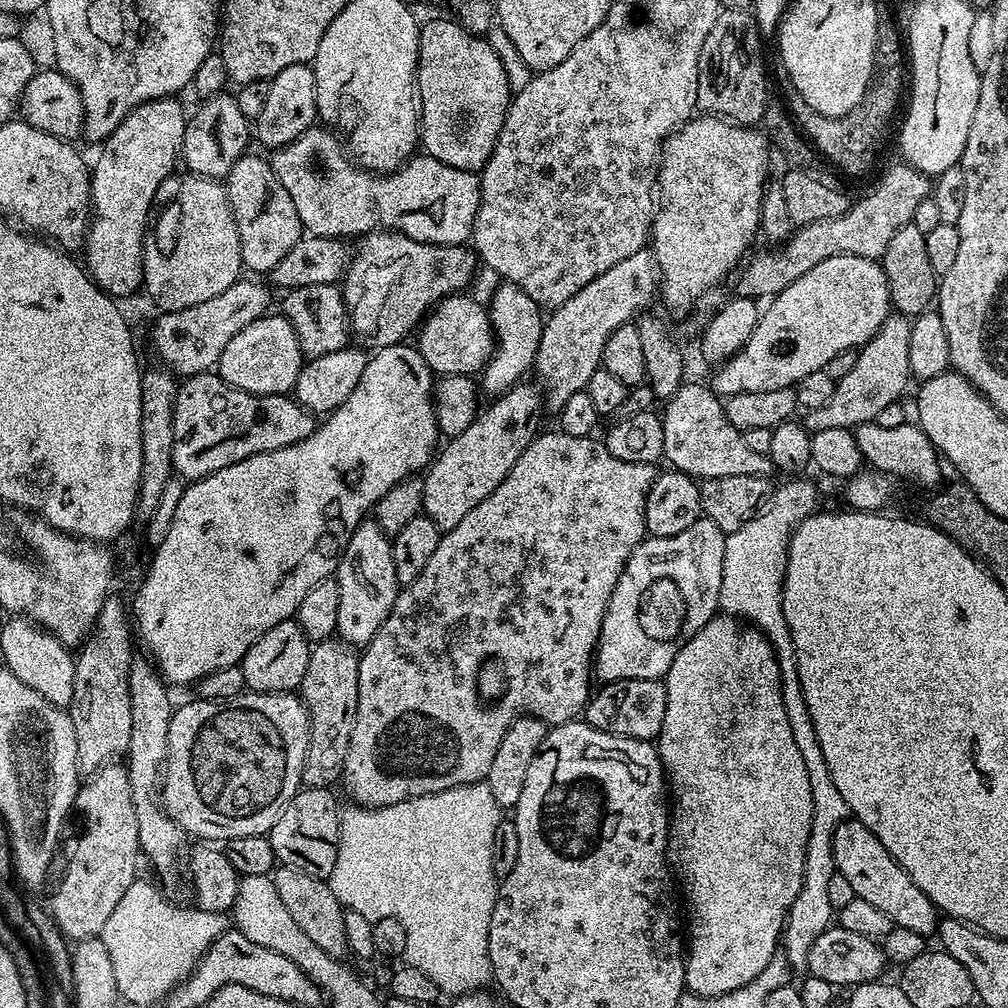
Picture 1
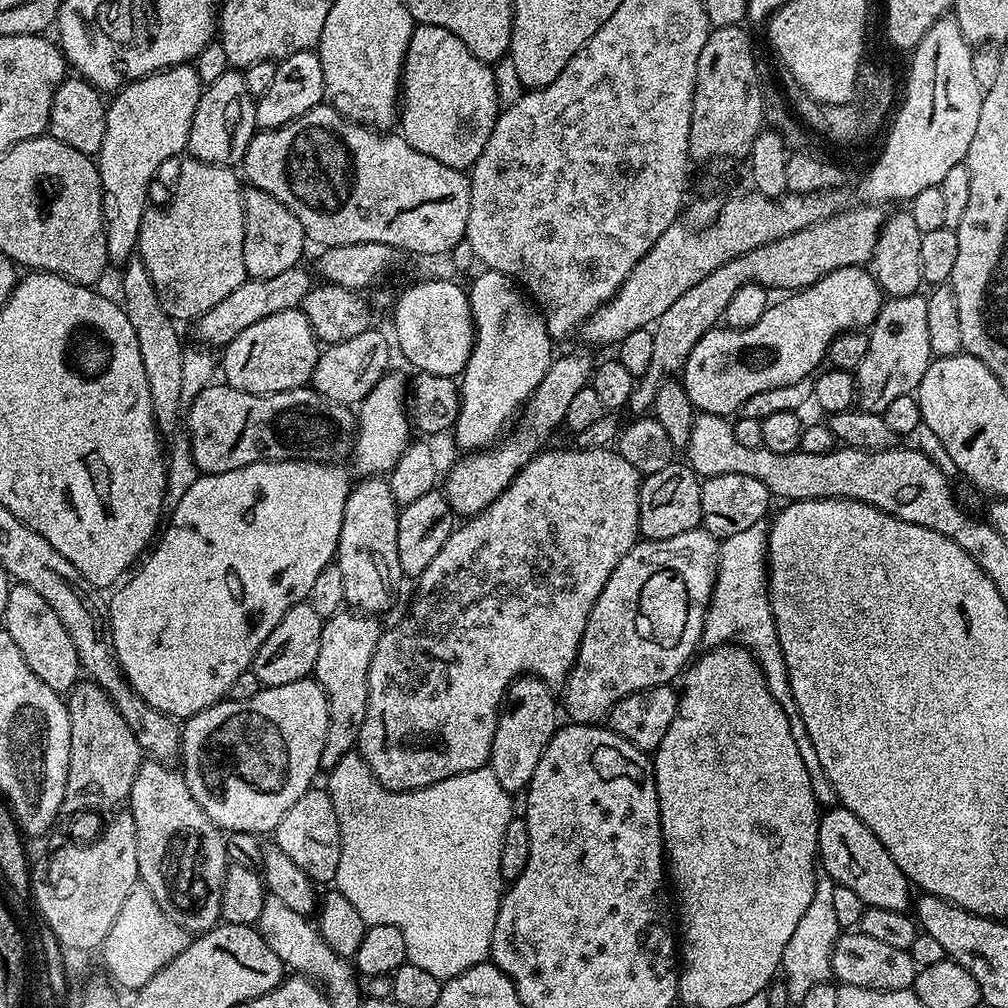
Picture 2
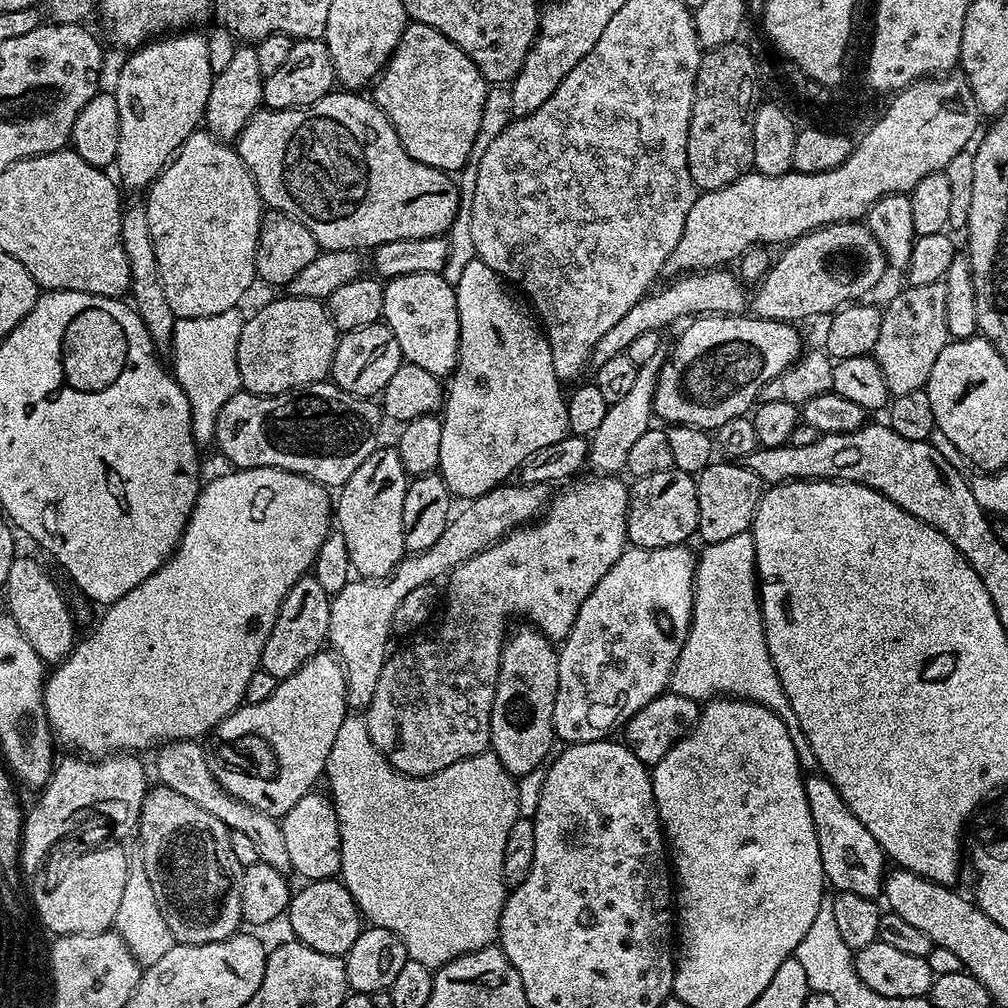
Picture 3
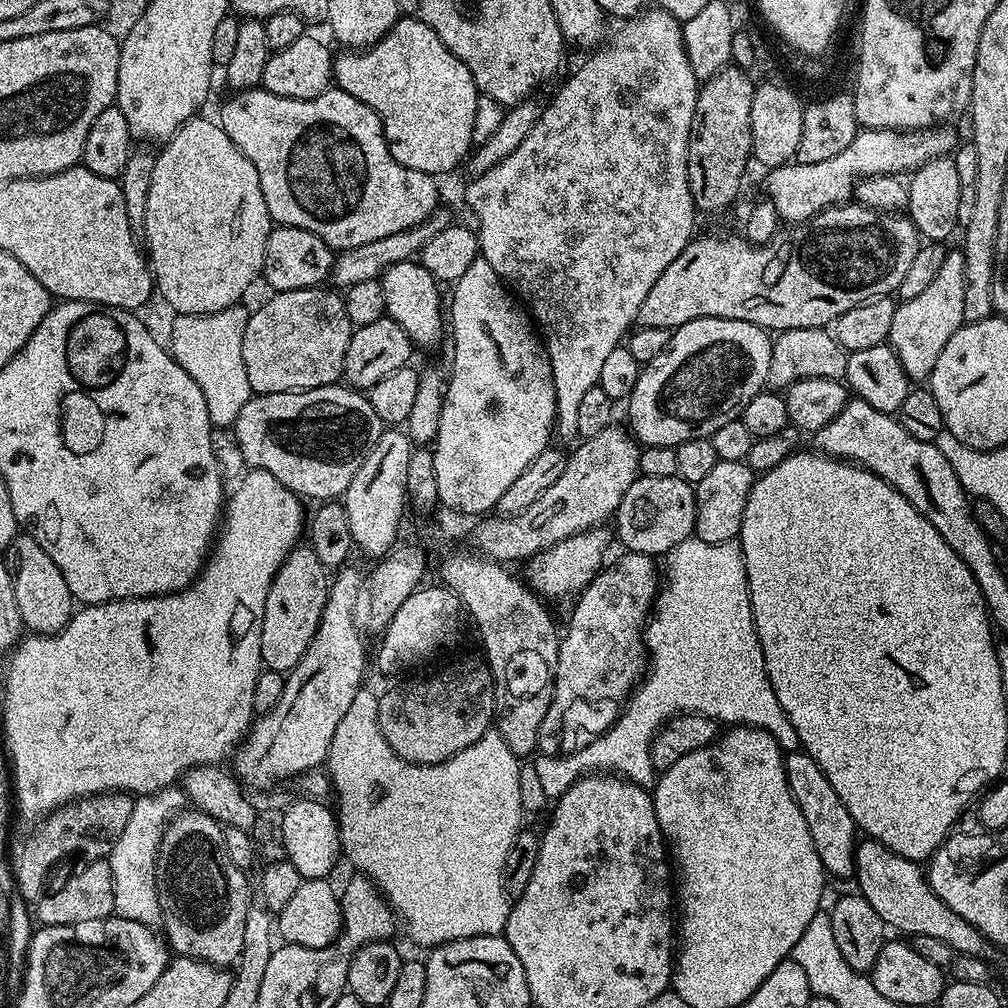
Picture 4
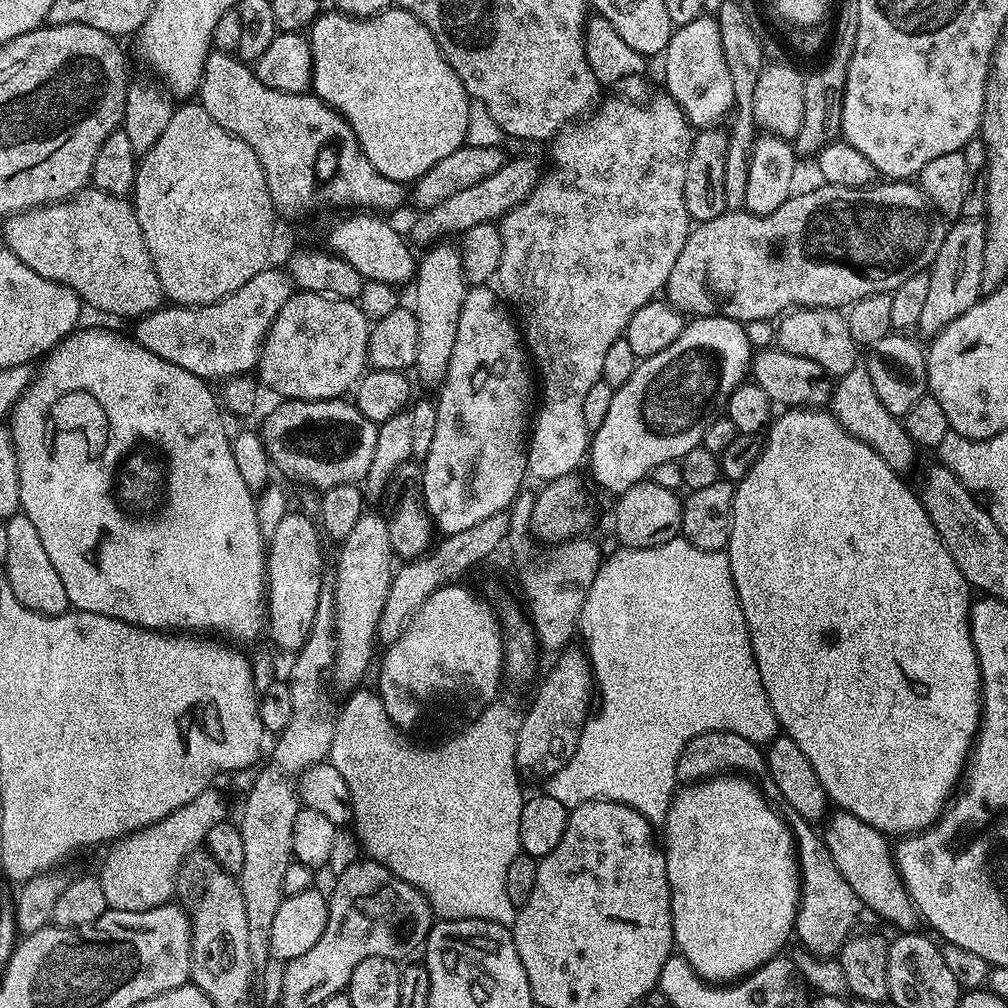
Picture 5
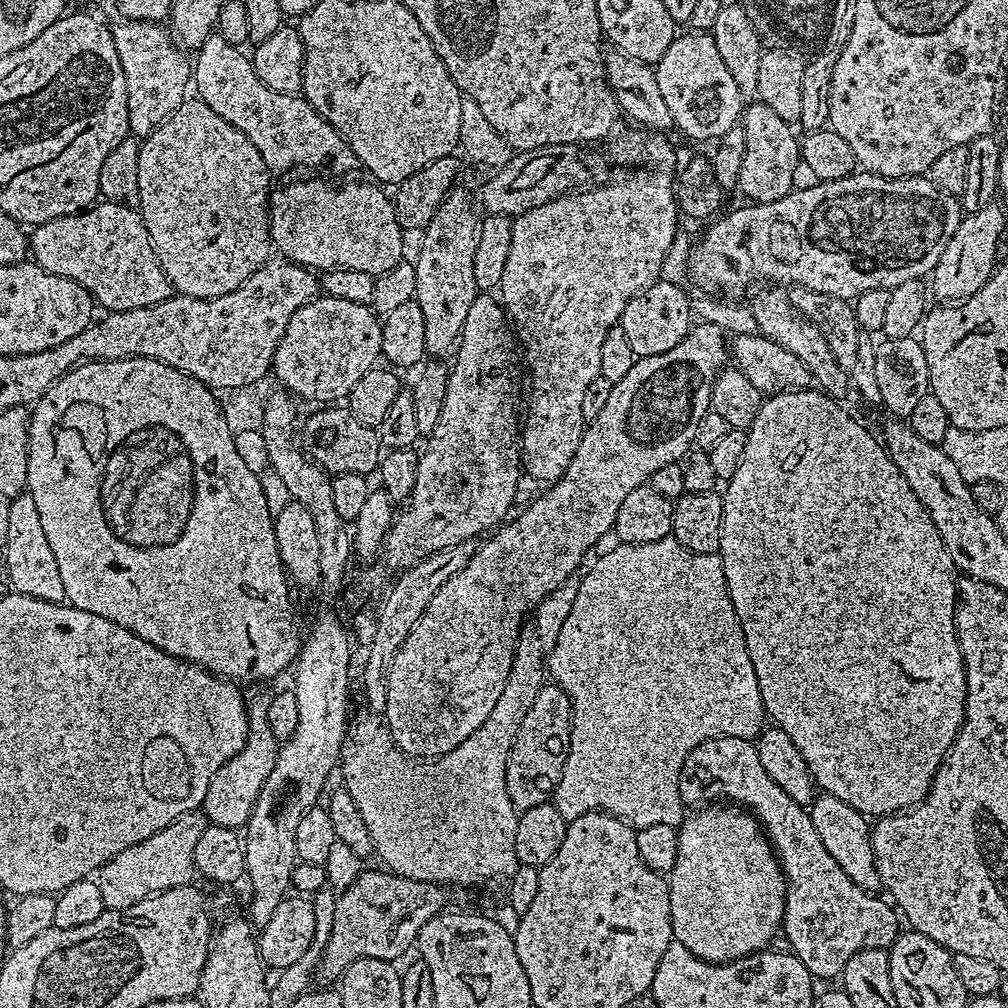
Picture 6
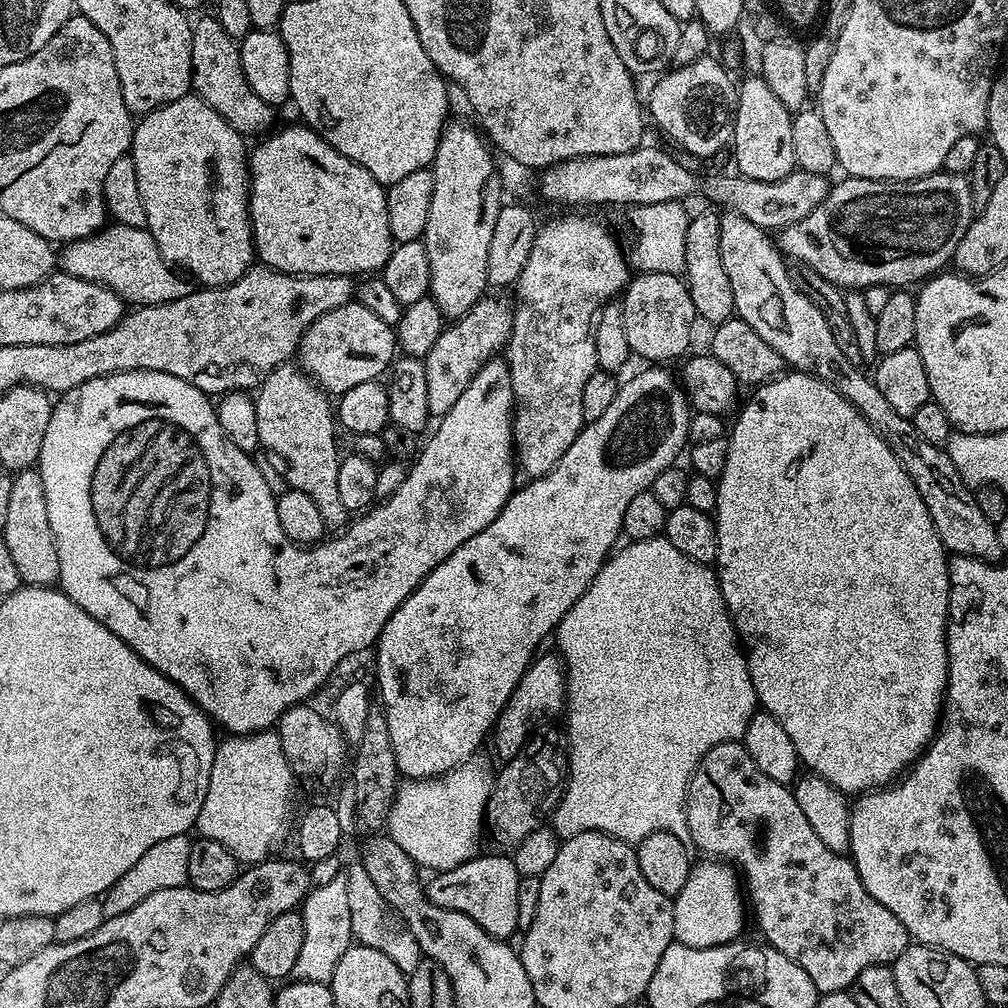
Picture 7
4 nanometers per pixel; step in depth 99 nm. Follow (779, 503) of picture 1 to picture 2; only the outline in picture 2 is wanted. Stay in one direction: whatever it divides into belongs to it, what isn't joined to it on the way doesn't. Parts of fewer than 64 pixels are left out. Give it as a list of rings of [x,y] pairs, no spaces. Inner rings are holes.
[[[761,522],[734,534],[734,538],[722,541],[720,561],[716,567],[716,584],[712,588],[712,600],[704,619],[702,640],[708,646],[739,644],[741,648],[747,648],[751,652],[764,671],[770,694],[774,694],[774,702],[782,706],[790,722],[790,734],[794,734],[794,746],[798,746],[798,754],[802,754],[802,762],[806,762],[806,770],[810,774],[810,790],[814,790],[817,805],[832,806],[837,803],[836,791],[834,786],[830,786],[822,770],[822,762],[818,762],[814,742],[810,742],[810,734],[806,734],[806,722],[802,722],[802,714],[798,714],[798,702],[794,702],[794,690],[790,690],[786,658],[782,658],[782,646],[778,642],[772,597],[768,591],[768,529],[769,525]],[[817,875],[816,893],[810,898],[810,906],[806,914],[798,922],[790,942],[786,942],[786,950],[780,959],[782,976],[785,976],[792,984],[807,986],[809,984],[823,984],[833,979],[832,975],[832,943],[837,936],[841,935],[841,928],[838,926],[838,918],[834,914],[834,885],[829,876]]]

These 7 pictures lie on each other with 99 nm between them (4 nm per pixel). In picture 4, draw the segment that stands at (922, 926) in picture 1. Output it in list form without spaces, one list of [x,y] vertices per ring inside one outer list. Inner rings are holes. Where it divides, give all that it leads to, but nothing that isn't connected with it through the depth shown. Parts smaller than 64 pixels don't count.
[[[792,750],[784,757],[786,766],[786,782],[790,786],[790,794],[794,794],[794,802],[798,802],[798,810],[802,810],[802,818],[806,818],[806,826],[810,826],[810,838],[814,838],[814,850],[822,862],[825,873],[832,876],[851,877],[856,870],[856,845],[858,829],[850,818],[846,806],[842,806],[842,798],[834,794],[834,786],[826,779],[826,774],[802,750]]]

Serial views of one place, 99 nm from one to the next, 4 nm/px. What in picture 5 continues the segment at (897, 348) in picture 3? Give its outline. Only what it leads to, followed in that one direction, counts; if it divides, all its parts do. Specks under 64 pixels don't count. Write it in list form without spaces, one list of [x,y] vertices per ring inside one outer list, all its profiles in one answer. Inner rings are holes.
[[[957,219],[953,228],[944,233],[942,246],[937,248],[936,256],[930,265],[930,291],[926,303],[919,314],[917,332],[934,338],[947,327],[954,318],[960,317],[977,304],[982,293],[982,246],[984,245],[984,226],[980,220]]]

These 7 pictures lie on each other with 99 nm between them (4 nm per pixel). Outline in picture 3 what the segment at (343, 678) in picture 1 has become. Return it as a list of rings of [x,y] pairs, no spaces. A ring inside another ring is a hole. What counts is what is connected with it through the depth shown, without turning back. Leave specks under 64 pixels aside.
[[[505,482],[482,494],[477,500],[467,501],[463,505],[464,509],[461,512],[459,509],[449,519],[446,530],[442,530],[442,538],[438,538],[438,542],[434,542],[430,550],[405,555],[400,565],[383,580],[349,579],[340,593],[331,597],[327,643],[344,667],[349,709],[367,710],[374,698],[374,690],[378,690],[382,666],[390,655],[388,635],[393,635],[394,632],[392,623],[398,610],[398,602],[402,602],[402,598],[406,598],[410,590],[432,584],[439,576],[447,577],[453,568],[492,544],[497,544],[513,528],[535,521],[546,508],[544,492],[543,487],[534,484]]]

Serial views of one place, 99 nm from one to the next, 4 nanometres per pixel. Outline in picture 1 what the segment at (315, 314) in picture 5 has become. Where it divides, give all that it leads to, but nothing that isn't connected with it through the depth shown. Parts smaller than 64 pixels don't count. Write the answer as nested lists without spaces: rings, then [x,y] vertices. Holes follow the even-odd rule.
[[[282,314],[259,316],[246,330],[238,330],[234,338],[222,350],[218,365],[220,379],[232,388],[249,392],[255,396],[283,396],[291,393],[298,382],[298,374],[306,358],[298,346],[294,326]]]

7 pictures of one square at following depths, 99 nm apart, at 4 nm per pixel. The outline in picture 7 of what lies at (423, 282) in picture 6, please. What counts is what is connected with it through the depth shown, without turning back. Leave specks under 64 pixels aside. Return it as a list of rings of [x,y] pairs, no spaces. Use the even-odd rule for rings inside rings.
[[[449,123],[440,135],[436,157],[430,165],[434,194],[422,239],[426,258],[430,258],[430,299],[446,318],[465,316],[489,291],[486,258],[490,258],[490,238],[502,207],[496,156],[489,141],[473,128]]]

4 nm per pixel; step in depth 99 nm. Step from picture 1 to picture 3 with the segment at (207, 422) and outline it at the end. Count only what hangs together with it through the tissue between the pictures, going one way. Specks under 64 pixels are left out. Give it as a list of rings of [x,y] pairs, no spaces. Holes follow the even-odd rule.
[[[321,382],[307,384],[294,392],[283,392],[277,396],[256,396],[243,390],[234,394],[216,419],[214,445],[229,460],[236,470],[259,470],[261,468],[281,468],[299,476],[310,478],[329,490],[339,490],[344,483],[370,458],[378,446],[382,412],[371,399],[343,392],[337,384]]]

